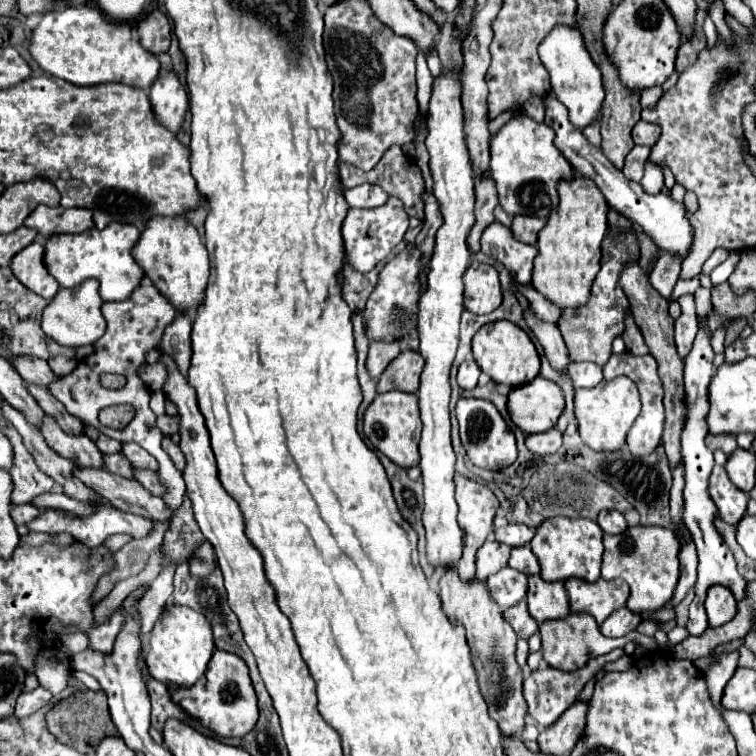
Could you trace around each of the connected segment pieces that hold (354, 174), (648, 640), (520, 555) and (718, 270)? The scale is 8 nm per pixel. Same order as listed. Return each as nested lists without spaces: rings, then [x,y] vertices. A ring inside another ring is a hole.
[[[392,146],[390,150],[386,150],[386,154],[380,158],[380,162],[368,170],[368,172],[362,172],[350,164],[342,164],[340,166],[340,182],[342,182],[342,190],[348,190],[348,188],[354,188],[354,186],[360,186],[364,182],[368,184],[376,184],[380,186],[386,194],[390,196],[396,196],[404,202],[404,208],[406,208],[406,214],[408,216],[414,216],[414,218],[424,218],[424,202],[422,202],[422,194],[424,194],[424,178],[422,178],[422,172],[420,168],[416,166],[416,162],[410,158],[410,156],[404,156],[402,148],[400,146]]]
[[[570,614],[562,620],[548,620],[540,624],[540,636],[542,636],[542,656],[544,660],[556,668],[556,670],[564,670],[564,672],[572,672],[582,668],[590,658],[594,656],[602,656],[614,648],[624,648],[624,644],[630,641],[638,643],[647,651],[656,651],[657,644],[653,637],[647,637],[636,630],[620,638],[606,638],[596,620],[590,614]]]
[[[520,546],[520,548],[512,548],[512,556],[508,562],[510,568],[522,572],[522,574],[538,574],[540,572],[540,564],[538,558],[534,556],[534,552],[530,550],[530,546]]]
[[[730,252],[728,258],[712,270],[709,276],[713,286],[724,283],[728,280],[732,272],[734,272],[738,260],[740,260],[740,254],[738,254],[738,252]]]

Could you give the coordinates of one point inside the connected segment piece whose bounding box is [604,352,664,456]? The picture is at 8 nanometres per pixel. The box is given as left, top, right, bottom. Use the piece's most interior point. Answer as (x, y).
(644, 436)

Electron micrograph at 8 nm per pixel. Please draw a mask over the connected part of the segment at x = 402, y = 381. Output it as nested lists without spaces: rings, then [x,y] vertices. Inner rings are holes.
[[[402,350],[394,362],[384,370],[378,382],[378,392],[388,390],[402,390],[402,392],[416,392],[418,378],[424,366],[424,358],[414,350]]]

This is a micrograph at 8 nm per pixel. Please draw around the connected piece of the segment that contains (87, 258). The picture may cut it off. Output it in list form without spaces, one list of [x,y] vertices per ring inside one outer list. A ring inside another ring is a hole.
[[[112,222],[104,230],[86,230],[80,234],[58,234],[46,242],[46,268],[62,288],[74,288],[88,278],[100,282],[100,296],[104,302],[126,300],[142,282],[142,268],[132,258],[130,250],[136,246],[140,230],[130,224]]]

